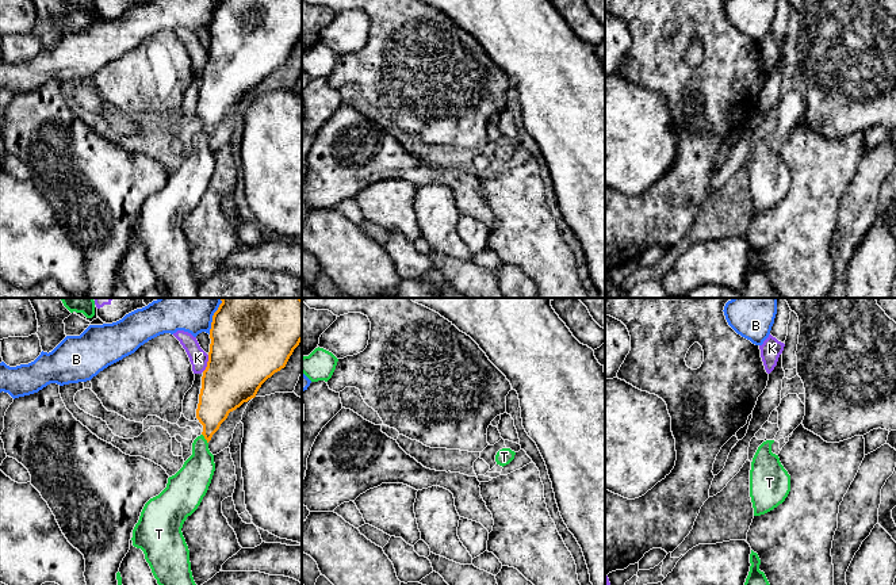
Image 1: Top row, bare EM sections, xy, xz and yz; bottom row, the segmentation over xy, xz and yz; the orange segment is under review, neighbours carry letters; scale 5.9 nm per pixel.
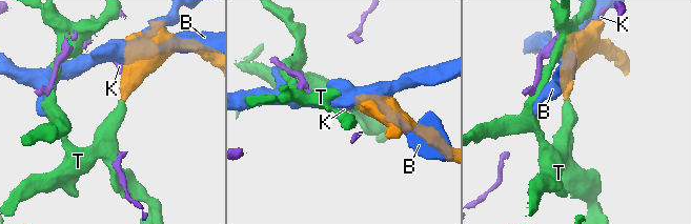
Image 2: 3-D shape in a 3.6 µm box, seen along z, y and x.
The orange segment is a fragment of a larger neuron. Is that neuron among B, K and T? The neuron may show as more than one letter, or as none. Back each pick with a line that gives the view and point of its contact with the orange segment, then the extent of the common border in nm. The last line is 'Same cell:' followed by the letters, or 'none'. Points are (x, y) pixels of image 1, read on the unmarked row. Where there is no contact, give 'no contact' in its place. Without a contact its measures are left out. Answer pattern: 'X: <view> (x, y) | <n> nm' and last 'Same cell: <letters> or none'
T: xy (205, 134) | 70 nm
Same cell: T

